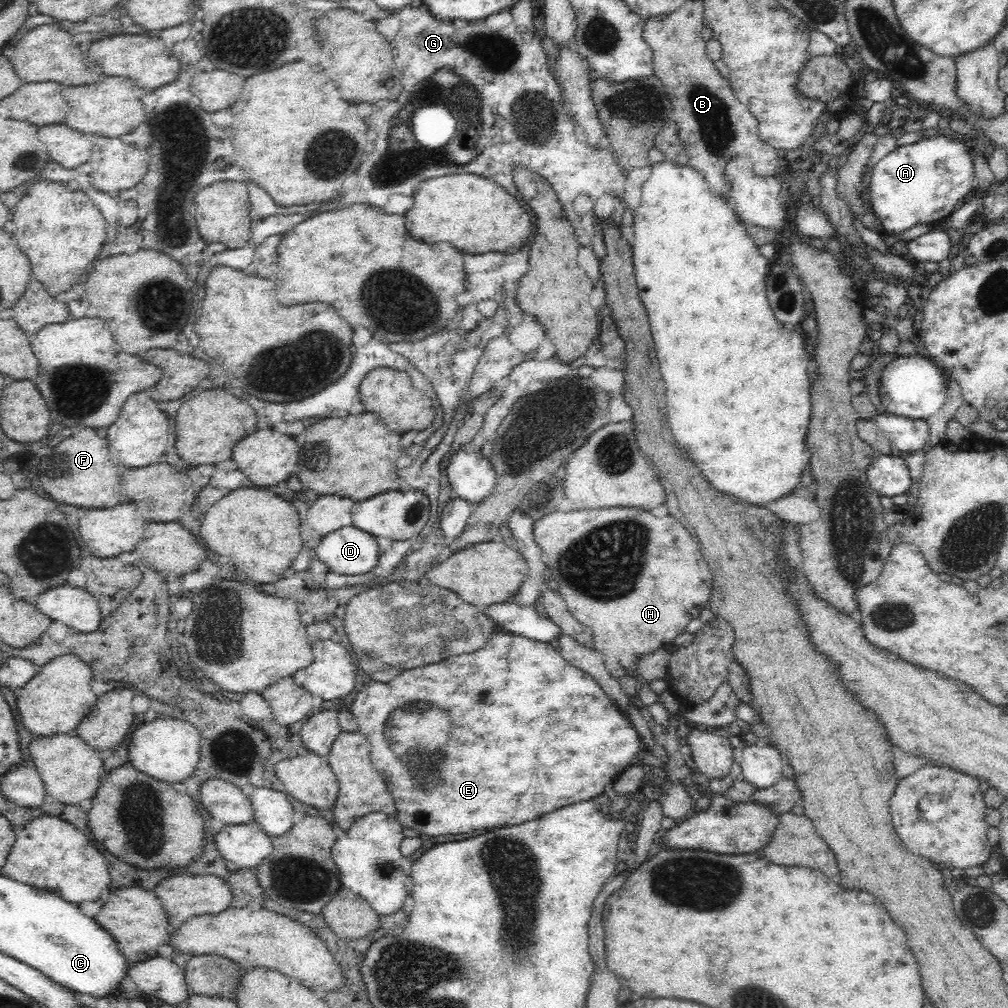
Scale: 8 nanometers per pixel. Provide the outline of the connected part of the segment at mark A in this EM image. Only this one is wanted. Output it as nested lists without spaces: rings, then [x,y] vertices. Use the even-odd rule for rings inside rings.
[[[944,135],[897,145],[872,169],[867,206],[880,218],[884,230],[899,233],[916,224],[933,226],[974,191],[975,162],[968,145]]]

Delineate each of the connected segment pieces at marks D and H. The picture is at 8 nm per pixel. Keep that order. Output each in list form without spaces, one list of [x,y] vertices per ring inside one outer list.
[[[350,525],[320,537],[314,544],[315,554],[330,572],[350,579],[372,570],[378,562],[376,538]]]
[[[614,506],[614,508],[582,509],[565,513],[556,511],[543,516],[533,525],[533,536],[536,545],[541,548],[541,558],[545,558],[544,563],[550,568],[550,572],[552,572],[550,578],[554,578],[558,582],[557,590],[563,596],[568,610],[571,611],[573,617],[592,630],[592,648],[601,652],[608,672],[618,680],[622,676],[630,676],[637,679],[637,662],[655,650],[665,649],[668,651],[668,648],[673,644],[673,640],[686,631],[686,625],[690,620],[699,618],[702,610],[708,607],[711,588],[713,587],[713,576],[709,564],[704,560],[696,540],[670,514],[664,517],[655,517],[642,509]]]

